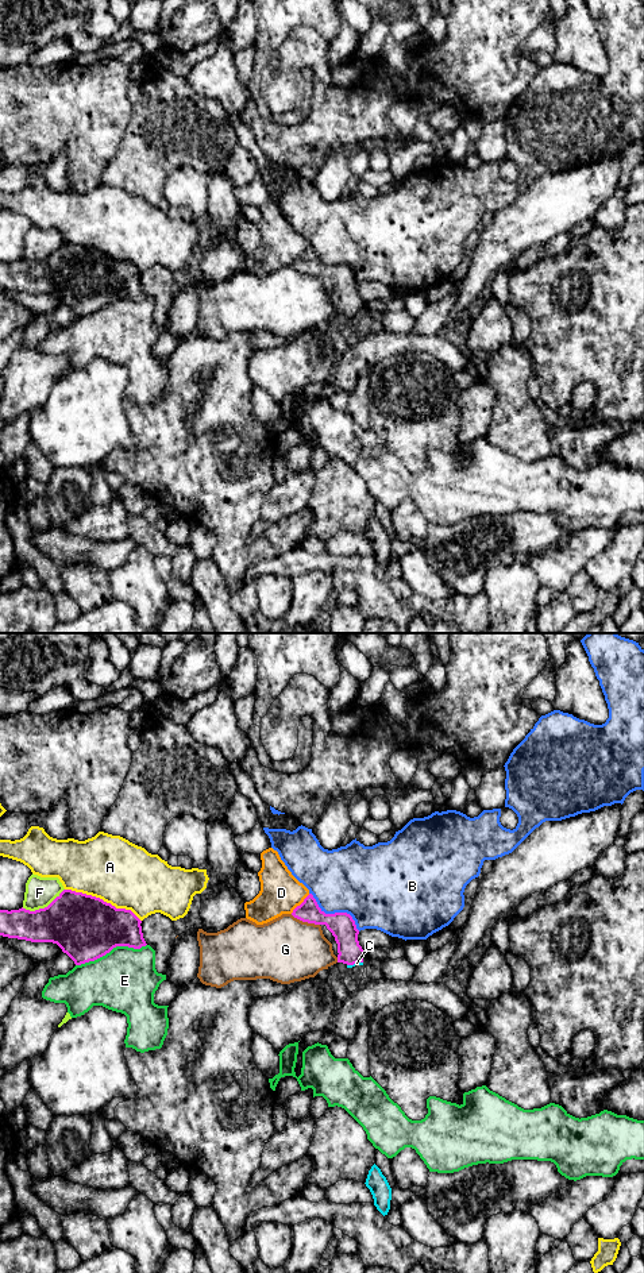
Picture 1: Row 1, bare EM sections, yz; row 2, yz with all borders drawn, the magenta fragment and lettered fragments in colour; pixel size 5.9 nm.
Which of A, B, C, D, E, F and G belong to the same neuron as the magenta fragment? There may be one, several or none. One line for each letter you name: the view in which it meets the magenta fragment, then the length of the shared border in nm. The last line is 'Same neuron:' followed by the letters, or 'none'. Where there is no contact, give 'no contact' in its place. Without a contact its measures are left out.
C: meets magenta in yz; contact 100 nm long
Same neuron: C

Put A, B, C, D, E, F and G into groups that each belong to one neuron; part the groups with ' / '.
A / B / C / D / E / F / G

